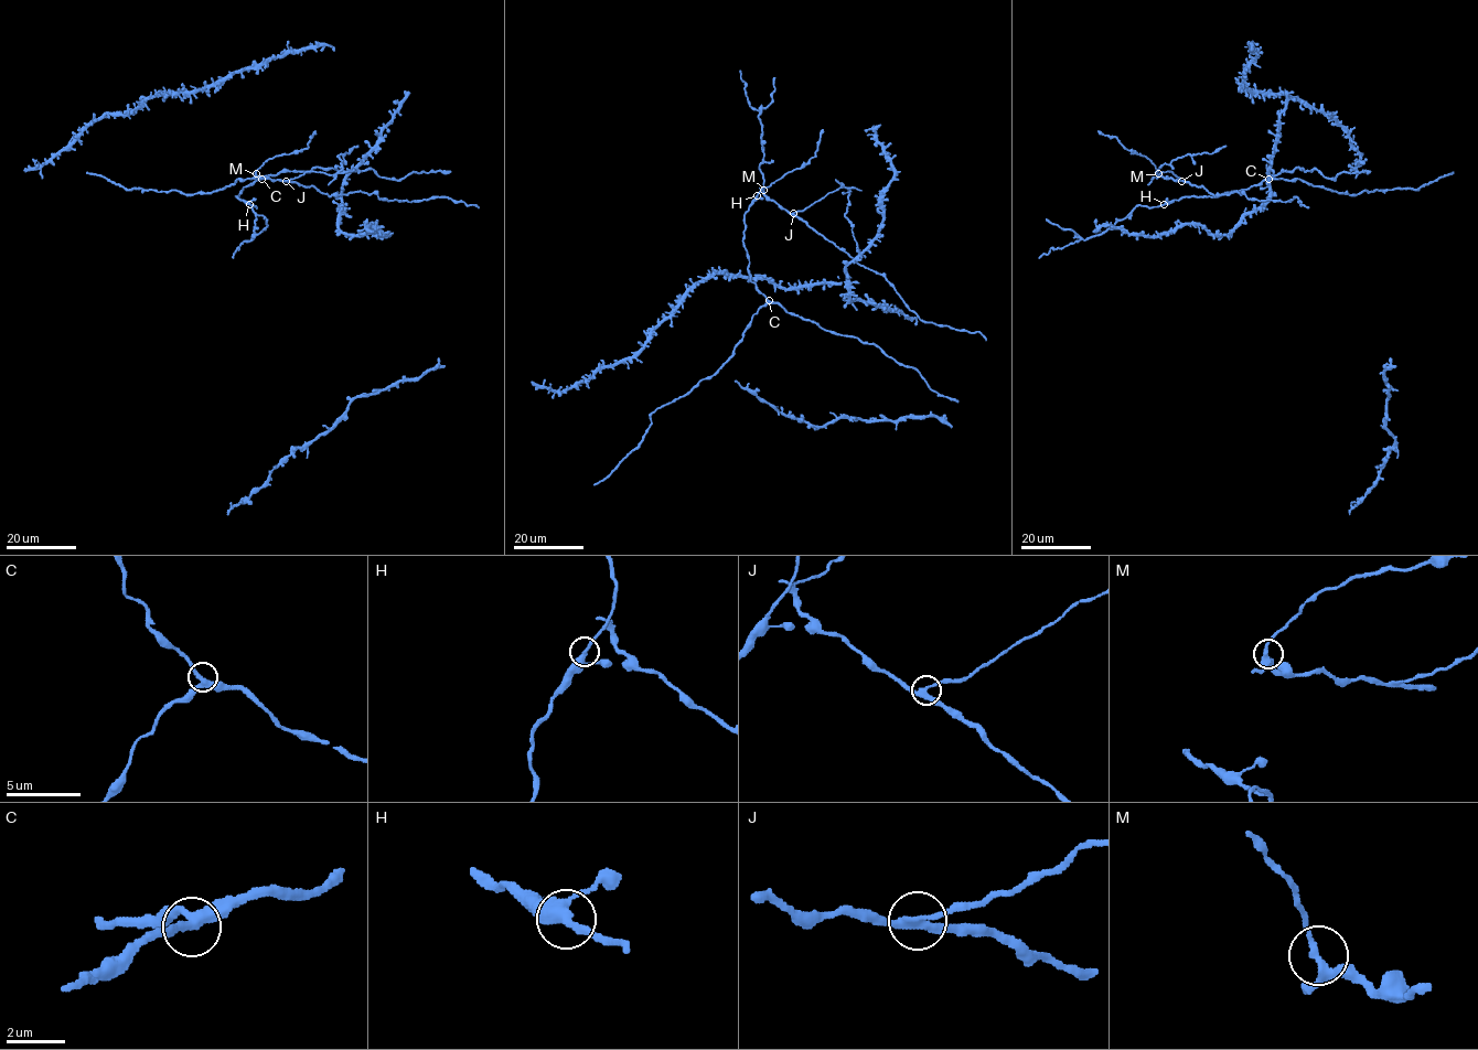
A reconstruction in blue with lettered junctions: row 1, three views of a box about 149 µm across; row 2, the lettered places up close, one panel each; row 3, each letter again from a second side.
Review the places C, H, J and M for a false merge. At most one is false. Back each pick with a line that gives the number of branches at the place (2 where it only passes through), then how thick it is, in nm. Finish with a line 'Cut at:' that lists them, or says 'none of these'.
J: branches 3; calibre 280 nm
Cut at: J

